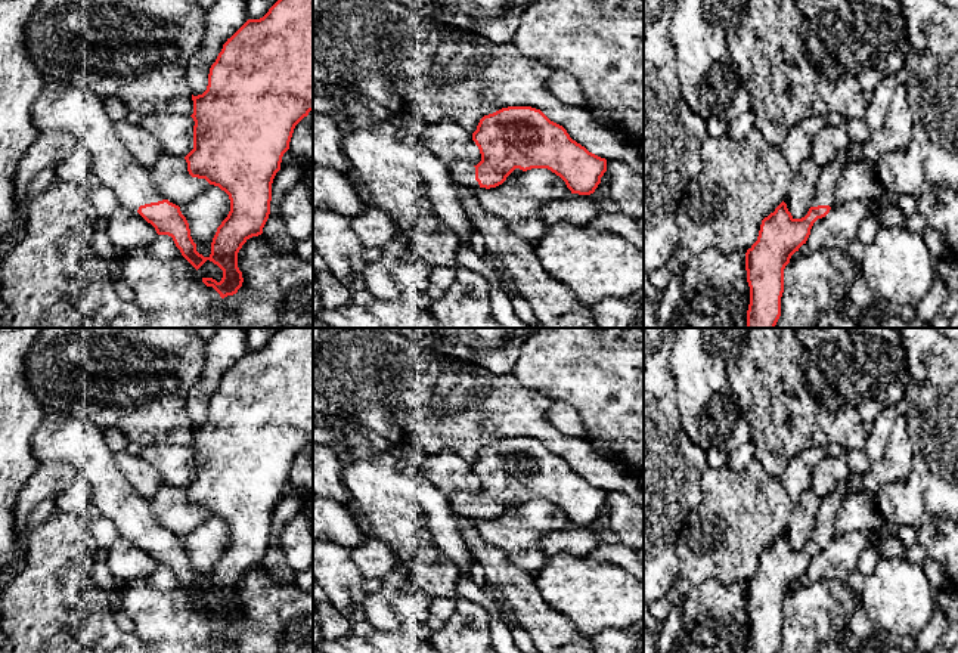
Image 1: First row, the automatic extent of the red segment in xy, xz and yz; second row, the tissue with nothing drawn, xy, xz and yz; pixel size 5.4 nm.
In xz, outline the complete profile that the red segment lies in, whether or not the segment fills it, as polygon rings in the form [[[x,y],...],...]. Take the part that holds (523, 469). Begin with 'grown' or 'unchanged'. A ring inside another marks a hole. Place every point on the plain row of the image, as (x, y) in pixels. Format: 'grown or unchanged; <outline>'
grown; [[[508,437],[484,446],[472,471],[480,480],[481,492],[477,496],[456,493],[449,498],[455,517],[496,519],[515,501],[548,499],[559,507],[571,524],[590,526],[607,502],[607,490],[589,483],[570,468],[567,461],[551,452],[540,440],[531,437]]]

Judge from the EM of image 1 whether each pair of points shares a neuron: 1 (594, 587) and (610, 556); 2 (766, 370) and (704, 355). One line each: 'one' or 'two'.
1: two
2: two

